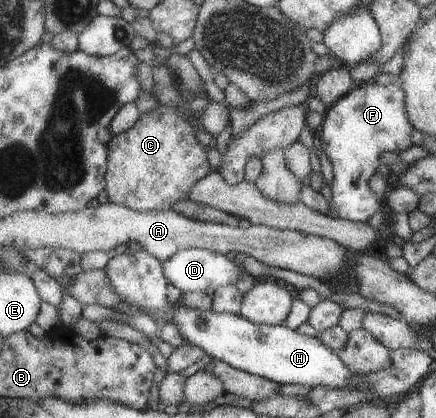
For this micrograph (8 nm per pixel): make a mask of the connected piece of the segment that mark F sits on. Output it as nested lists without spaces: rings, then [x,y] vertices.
[[[373,80],[362,83],[354,88],[354,92],[348,92],[326,110],[323,124],[321,149],[330,159],[334,172],[332,198],[326,204],[328,216],[368,223],[382,208],[378,196],[368,186],[368,178],[380,166],[380,154],[398,150],[402,152],[412,146],[410,136],[414,132],[414,125],[406,112],[402,85],[391,83],[385,86]]]

